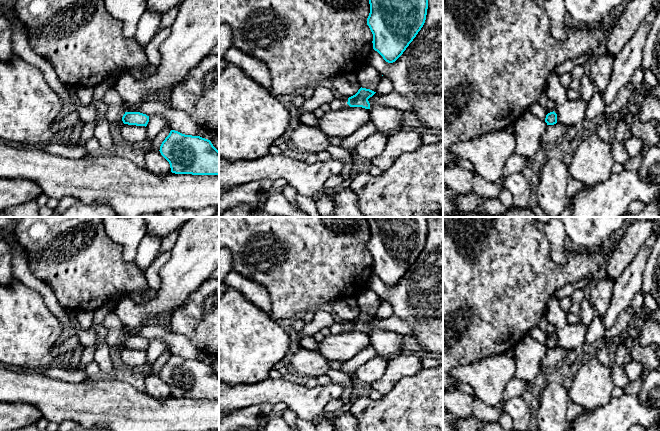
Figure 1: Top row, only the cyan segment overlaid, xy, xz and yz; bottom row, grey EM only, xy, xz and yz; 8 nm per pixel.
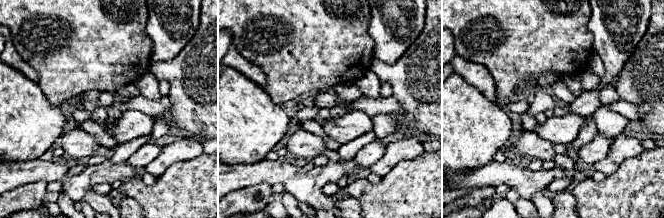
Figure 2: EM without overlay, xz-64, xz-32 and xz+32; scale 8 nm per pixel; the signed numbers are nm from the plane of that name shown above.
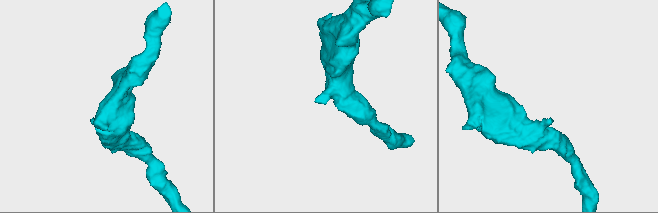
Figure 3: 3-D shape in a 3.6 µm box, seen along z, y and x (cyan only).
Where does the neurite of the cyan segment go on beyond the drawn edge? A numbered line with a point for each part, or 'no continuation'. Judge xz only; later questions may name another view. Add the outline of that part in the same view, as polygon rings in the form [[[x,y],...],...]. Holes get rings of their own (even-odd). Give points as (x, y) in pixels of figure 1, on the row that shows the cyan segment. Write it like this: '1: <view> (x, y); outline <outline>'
1: xz (338, 105); outline [[[345,98],[344,100],[336,100],[334,103],[330,103],[332,105],[332,110],[339,111],[345,108],[350,107],[348,104],[348,98]]]

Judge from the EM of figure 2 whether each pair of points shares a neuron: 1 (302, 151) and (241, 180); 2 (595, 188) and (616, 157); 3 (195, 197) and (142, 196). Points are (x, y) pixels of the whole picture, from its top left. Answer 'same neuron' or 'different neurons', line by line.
1: different neurons
2: different neurons
3: same neuron

